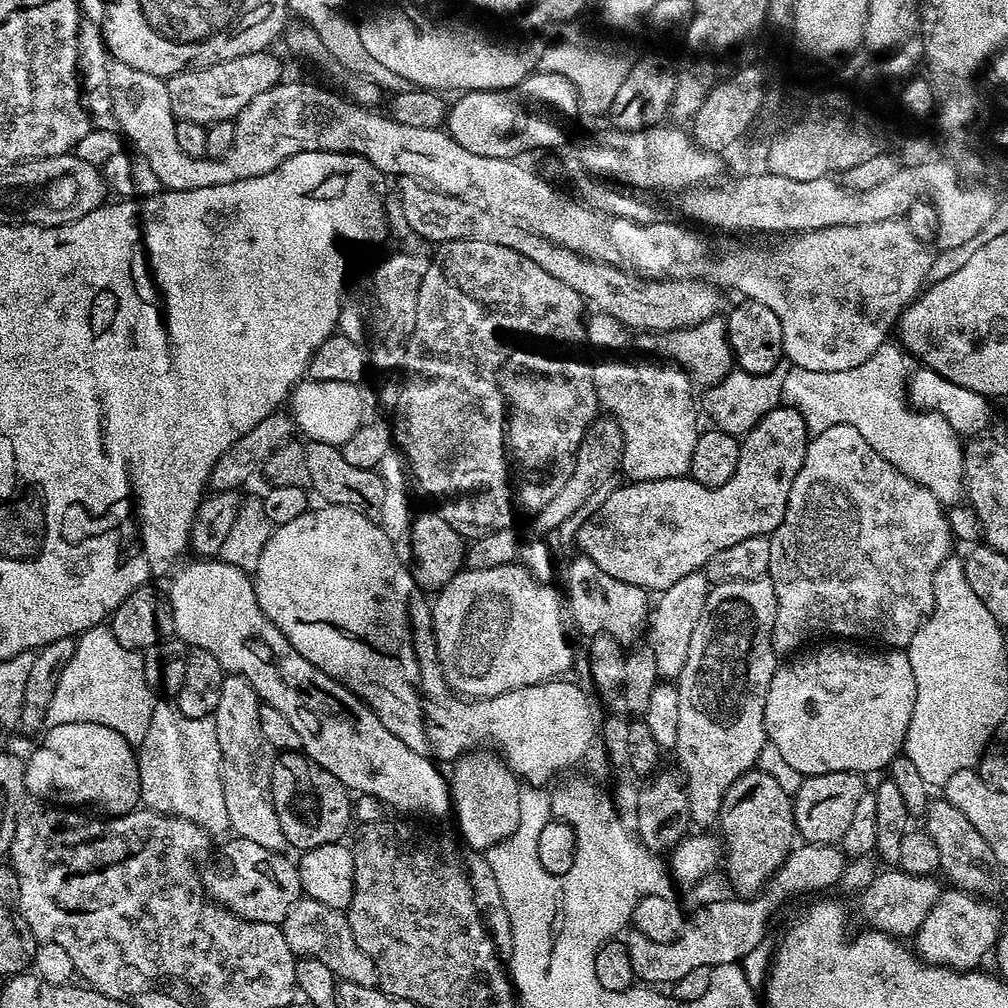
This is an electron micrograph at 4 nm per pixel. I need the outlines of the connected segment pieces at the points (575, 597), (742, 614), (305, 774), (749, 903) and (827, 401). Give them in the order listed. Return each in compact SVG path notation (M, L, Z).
M583 554L568 564L568 592L566 588L566 608L570 613L570 620L585 632L588 638L594 636L609 636L619 644L632 646L637 643L640 635L646 632L646 625L650 620L649 593L643 588L632 588L628 584L618 582L618 578L610 578L590 558Z
M735 580L725 584L712 584L708 589L708 601L705 609L702 610L701 618L694 629L694 636L690 641L690 652L687 655L685 668L678 679L678 742L674 749L676 755L675 763L684 777L684 789L688 791L690 802L690 814L693 821L698 825L715 825L720 819L722 810L722 798L726 798L726 790L734 786L734 782L742 774L752 771L757 767L757 760L765 741L768 739L768 732L764 728L764 707L766 706L766 694L770 690L770 682L774 678L778 667L778 653L772 646L772 631L774 630L774 618L776 617L776 595L771 580Z
M303 751L277 755L272 775L272 805L278 814L278 822L282 822L282 834L286 834L293 849L307 850L341 843L352 820L352 804L348 796L349 789L338 782L330 770L318 766L318 762L304 755Z
M731 898L732 900L712 900L704 904L696 913L689 915L686 927L674 942L650 942L646 934L632 930L627 933L626 943L630 963L637 981L648 986L671 986L696 966L713 967L717 964L738 964L746 954L765 943L768 923L772 915L781 911L776 900L755 898Z
M885 342L862 362L862 366L854 366L850 370L834 370L833 372L815 372L794 368L786 374L782 381L781 401L787 407L793 408L802 416L809 433L815 434L822 430L830 430L830 426L845 424L854 426L866 442L890 466L894 466L906 478L916 484L921 484L934 498L940 500L941 505L951 506L961 499L964 490L964 449L961 437L951 428L946 418L937 412L913 410L906 395L906 381L910 375L910 368L904 365L906 353L899 343Z

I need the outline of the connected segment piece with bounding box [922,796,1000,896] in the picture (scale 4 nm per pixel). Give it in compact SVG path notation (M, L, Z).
M938 796L937 799L935 797L929 801L922 818L926 822L924 830L937 843L941 875L943 877L945 875L953 887L979 896L991 896L990 894L999 890L1000 867L994 856L994 850L987 845L986 838L971 825L962 810L951 806L948 800Z

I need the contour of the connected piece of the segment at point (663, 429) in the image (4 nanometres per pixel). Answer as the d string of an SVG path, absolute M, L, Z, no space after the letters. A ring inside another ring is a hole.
M604 360L601 364L598 362L592 364L592 377L594 378L594 390L599 407L603 409L609 417L614 418L615 424L620 427L621 440L624 443L624 449L621 452L619 467L624 470L629 481L638 480L665 480L666 478L678 478L679 476L687 477L690 473L690 457L694 455L694 442L698 442L701 429L696 428L696 414L698 416L698 400L692 397L693 381L687 372L679 364L671 362L660 362L664 364L651 364L648 360Z

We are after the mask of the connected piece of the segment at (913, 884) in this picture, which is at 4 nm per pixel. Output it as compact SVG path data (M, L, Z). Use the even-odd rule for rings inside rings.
M880 870L870 886L858 896L860 916L869 929L885 932L887 936L912 938L926 922L926 914L934 910L934 902L938 902L942 885L936 881L935 875L915 876L899 870Z

